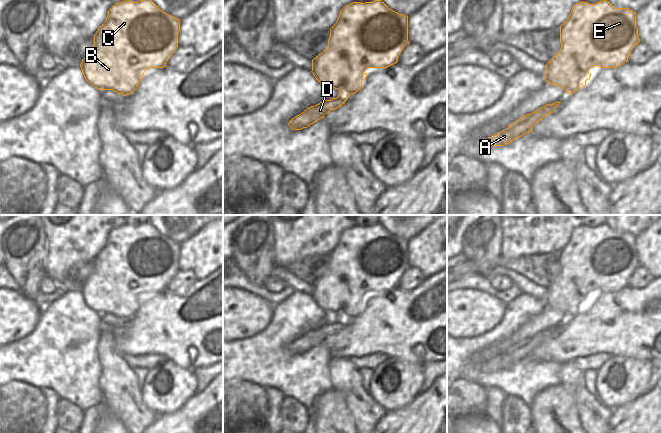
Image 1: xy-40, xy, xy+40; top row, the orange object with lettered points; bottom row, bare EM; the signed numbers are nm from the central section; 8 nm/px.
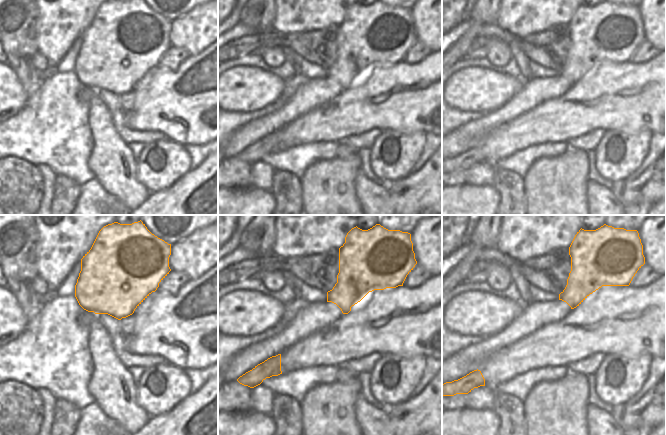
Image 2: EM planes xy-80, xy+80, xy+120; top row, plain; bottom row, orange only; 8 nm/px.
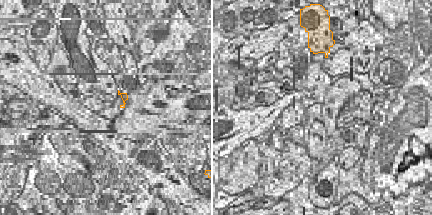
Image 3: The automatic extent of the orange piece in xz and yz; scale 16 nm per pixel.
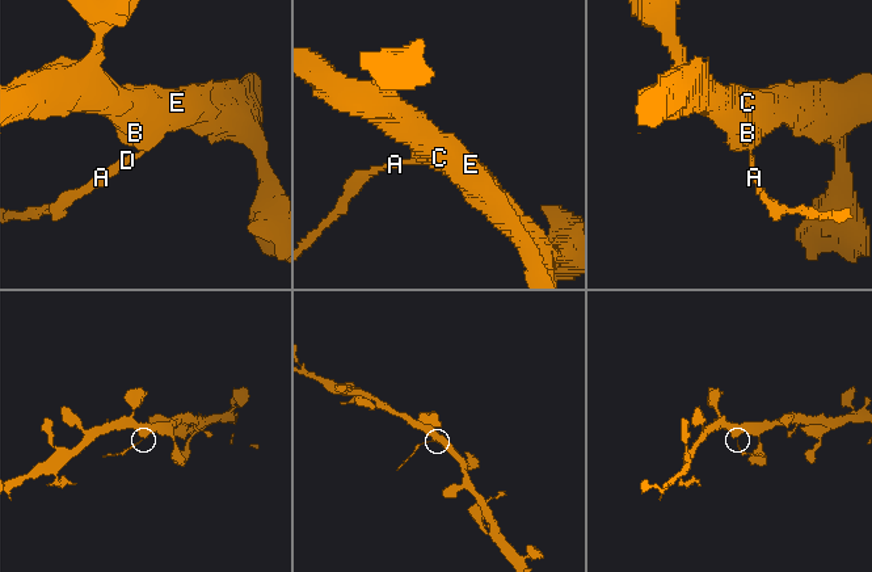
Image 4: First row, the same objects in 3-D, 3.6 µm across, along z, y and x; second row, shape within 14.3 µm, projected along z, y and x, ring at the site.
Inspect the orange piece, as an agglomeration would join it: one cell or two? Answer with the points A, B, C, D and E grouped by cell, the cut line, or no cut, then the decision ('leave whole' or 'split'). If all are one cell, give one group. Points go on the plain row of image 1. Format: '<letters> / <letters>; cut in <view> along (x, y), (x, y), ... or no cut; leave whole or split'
A D / B C E; cut in xy along (340, 317), (348, 320); split

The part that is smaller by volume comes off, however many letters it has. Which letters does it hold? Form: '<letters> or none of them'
A, D

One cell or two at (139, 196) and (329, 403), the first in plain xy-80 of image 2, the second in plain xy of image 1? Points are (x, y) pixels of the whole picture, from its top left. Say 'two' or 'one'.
two

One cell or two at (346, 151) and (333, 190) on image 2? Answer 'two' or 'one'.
two

